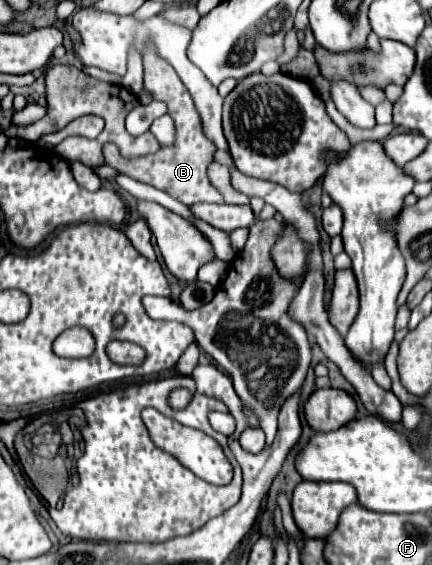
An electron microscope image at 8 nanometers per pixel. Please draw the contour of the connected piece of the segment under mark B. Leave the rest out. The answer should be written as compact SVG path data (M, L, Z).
M148 43L144 49L144 55L142 55L142 59L144 59L144 87L154 95L156 101L168 103L168 115L176 123L176 143L174 143L174 147L162 147L158 153L138 157L138 159L122 159L118 153L118 147L114 143L106 143L102 149L106 163L136 181L142 181L142 183L148 183L160 191L166 191L170 197L178 199L184 205L202 203L202 201L204 203L224 203L222 195L210 185L210 179L206 175L206 167L214 159L212 155L214 155L216 147L210 145L210 141L206 141L206 137L202 133L202 123L200 123L198 111L194 109L194 101L192 101L188 89L182 85L180 77L176 75L174 67L170 63L166 63L154 51L156 51L154 45Z

